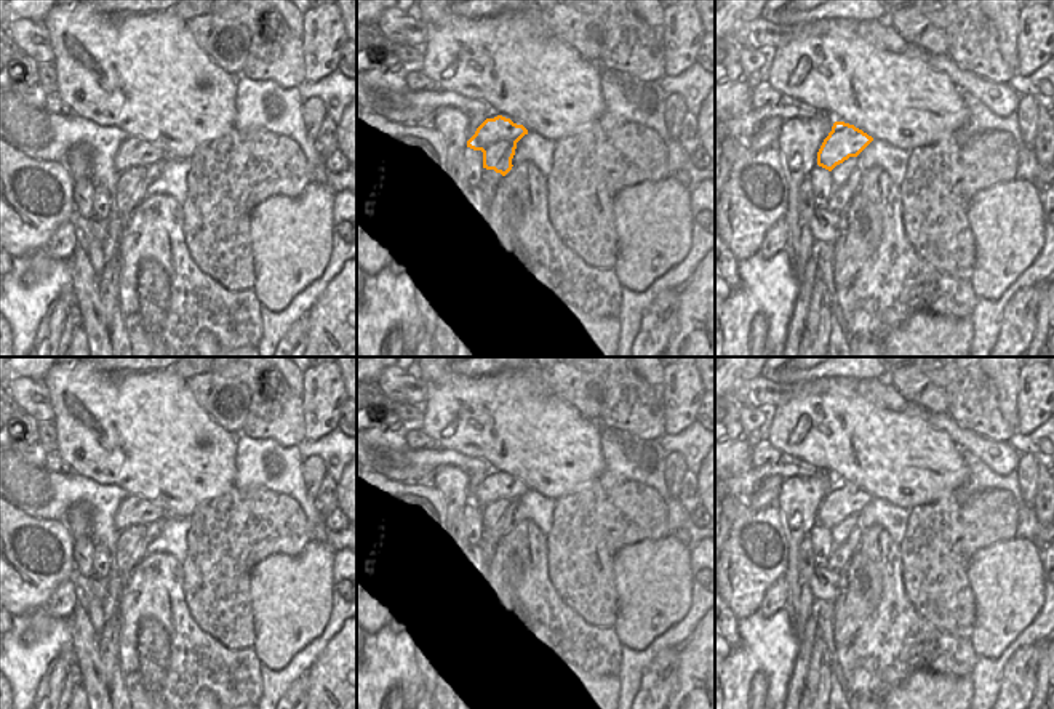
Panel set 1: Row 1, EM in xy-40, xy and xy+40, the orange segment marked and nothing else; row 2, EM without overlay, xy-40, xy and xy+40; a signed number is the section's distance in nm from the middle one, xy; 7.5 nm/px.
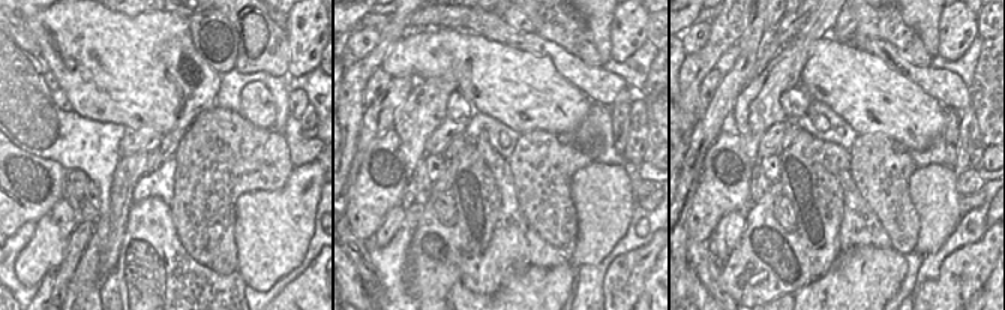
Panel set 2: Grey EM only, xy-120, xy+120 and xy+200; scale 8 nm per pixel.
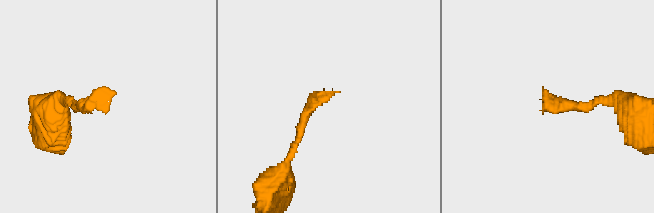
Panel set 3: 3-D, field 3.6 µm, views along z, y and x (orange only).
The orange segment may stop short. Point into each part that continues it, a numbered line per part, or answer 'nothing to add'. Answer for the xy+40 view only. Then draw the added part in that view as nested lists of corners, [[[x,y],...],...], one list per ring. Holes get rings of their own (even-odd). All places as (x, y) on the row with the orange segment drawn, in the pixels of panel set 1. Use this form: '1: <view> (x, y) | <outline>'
nothing to add

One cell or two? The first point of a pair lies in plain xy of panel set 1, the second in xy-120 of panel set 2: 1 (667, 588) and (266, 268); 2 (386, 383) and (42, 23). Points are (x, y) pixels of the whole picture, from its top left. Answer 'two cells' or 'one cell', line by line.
1: one cell
2: two cells

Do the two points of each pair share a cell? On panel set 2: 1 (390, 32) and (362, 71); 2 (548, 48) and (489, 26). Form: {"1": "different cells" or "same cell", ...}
{"1": "same cell", "2": "same cell"}

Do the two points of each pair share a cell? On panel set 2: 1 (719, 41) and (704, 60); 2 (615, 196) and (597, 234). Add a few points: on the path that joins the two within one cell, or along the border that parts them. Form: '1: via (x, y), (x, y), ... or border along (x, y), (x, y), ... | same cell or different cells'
1: via (716, 45), (708, 56) | same cell
2: via (606, 205), (600, 225) | same cell

